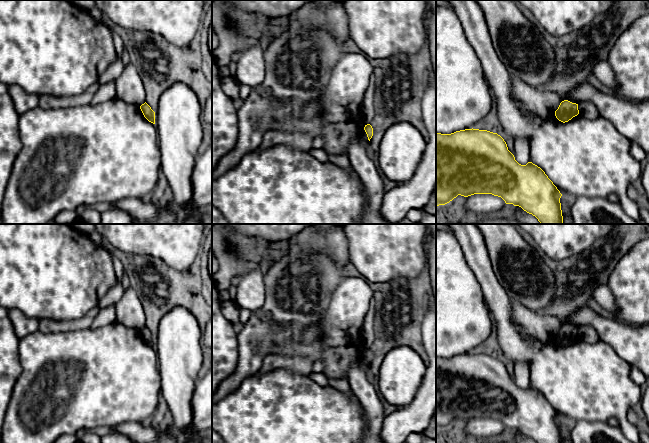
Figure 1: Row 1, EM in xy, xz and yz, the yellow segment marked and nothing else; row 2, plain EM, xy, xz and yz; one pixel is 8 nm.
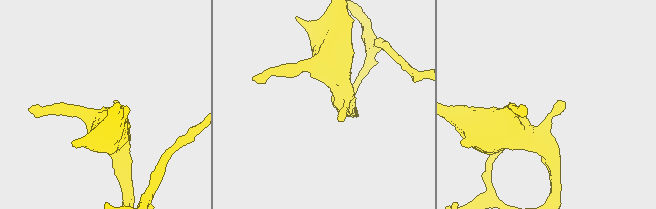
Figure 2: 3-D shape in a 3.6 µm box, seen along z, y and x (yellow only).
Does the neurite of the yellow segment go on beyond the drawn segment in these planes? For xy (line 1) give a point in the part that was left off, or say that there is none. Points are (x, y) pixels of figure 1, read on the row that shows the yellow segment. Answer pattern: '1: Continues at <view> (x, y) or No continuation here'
1: No continuation here

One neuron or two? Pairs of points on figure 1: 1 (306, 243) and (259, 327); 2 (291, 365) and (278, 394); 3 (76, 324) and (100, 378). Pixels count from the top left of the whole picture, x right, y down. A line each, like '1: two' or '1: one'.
1: one
2: two
3: two

